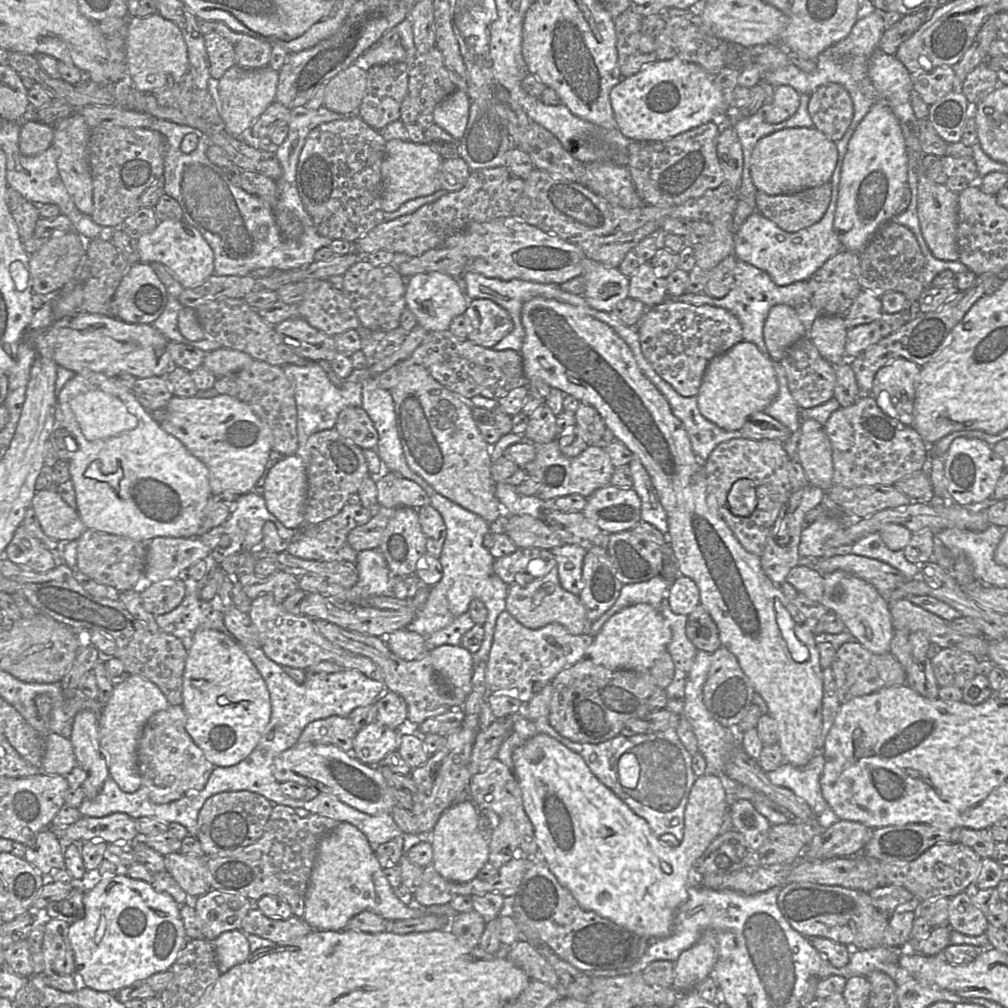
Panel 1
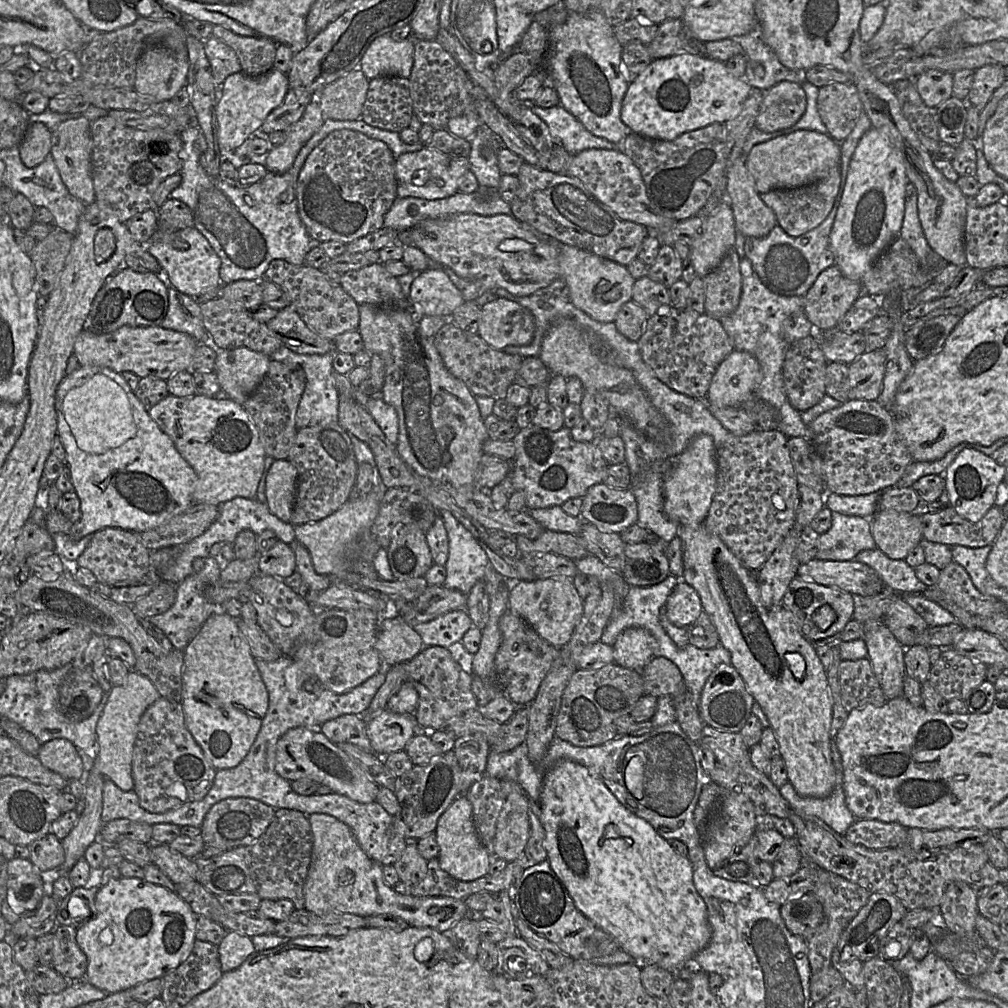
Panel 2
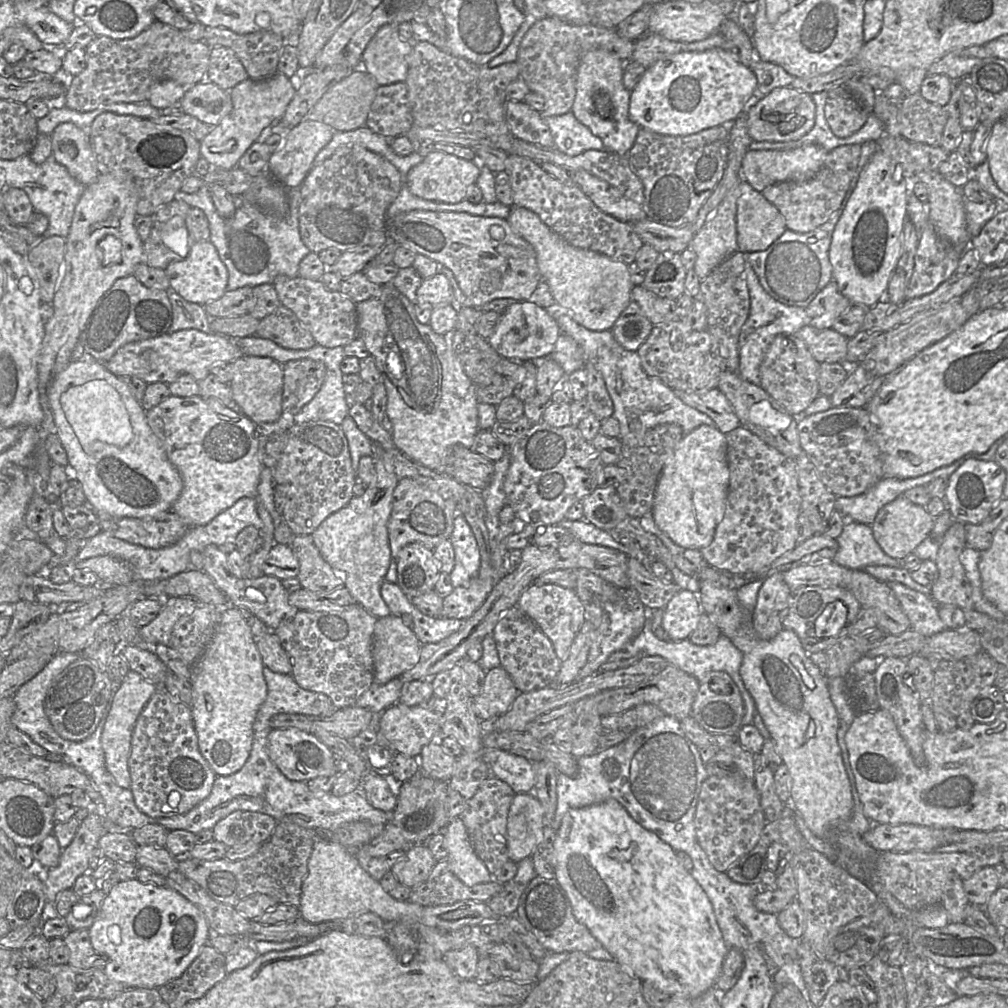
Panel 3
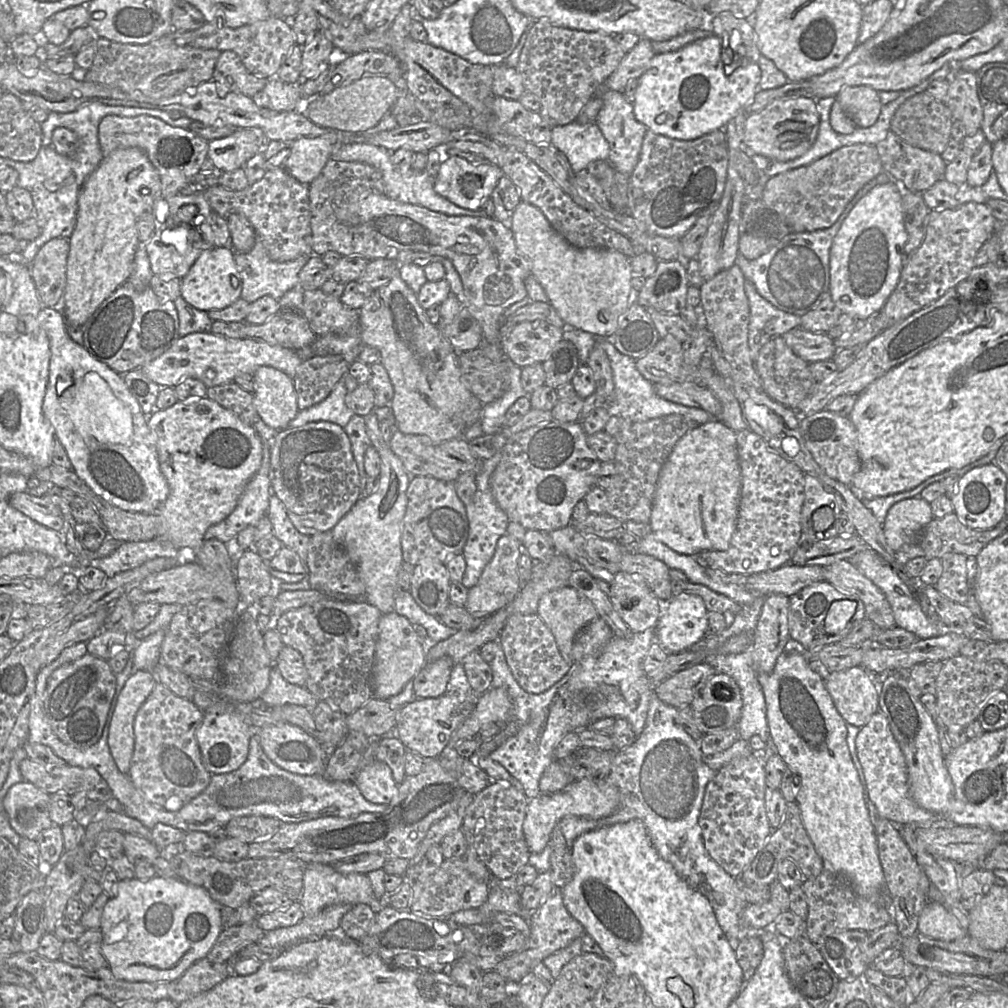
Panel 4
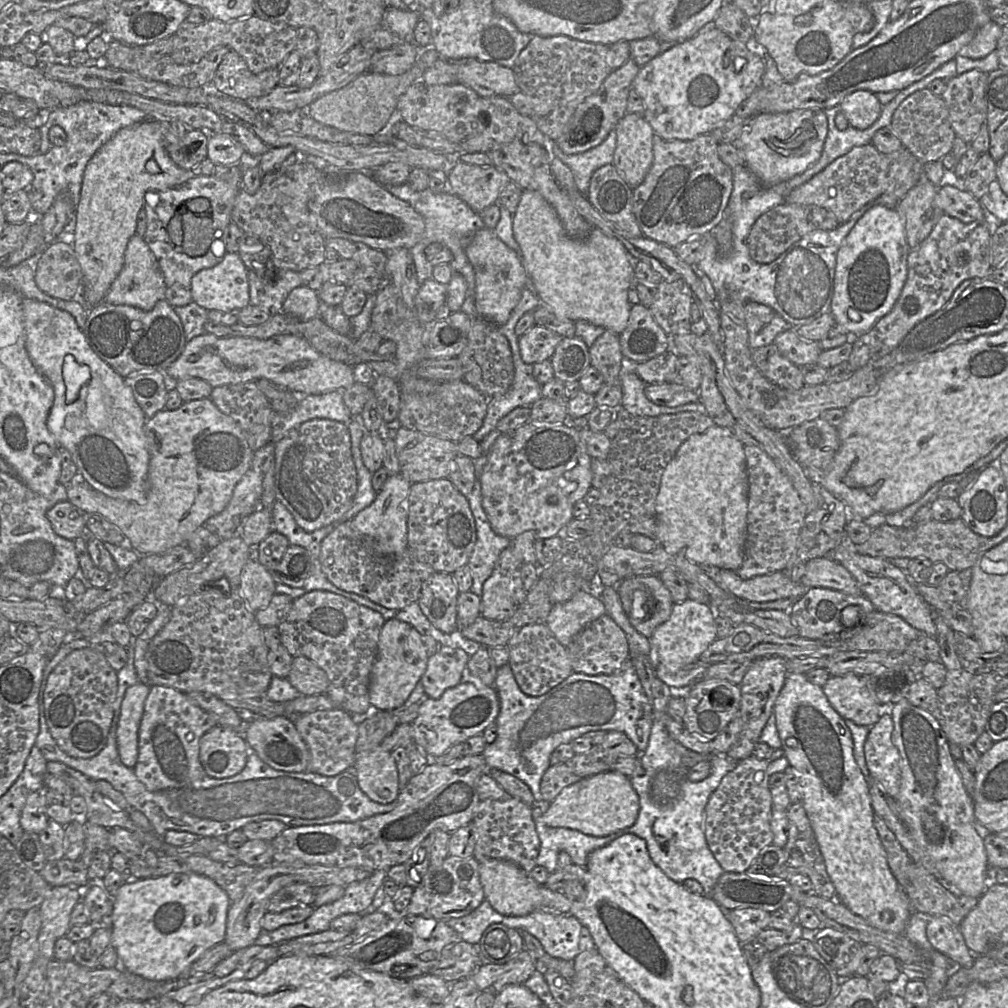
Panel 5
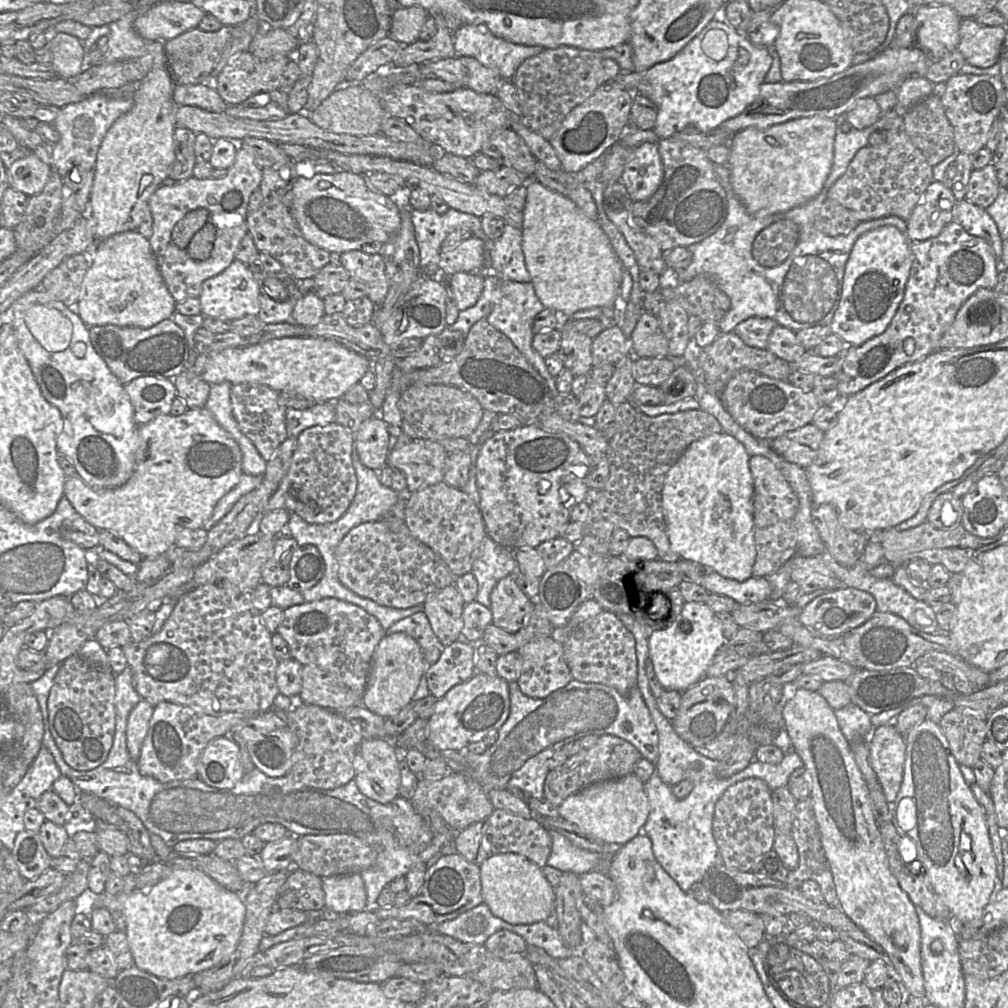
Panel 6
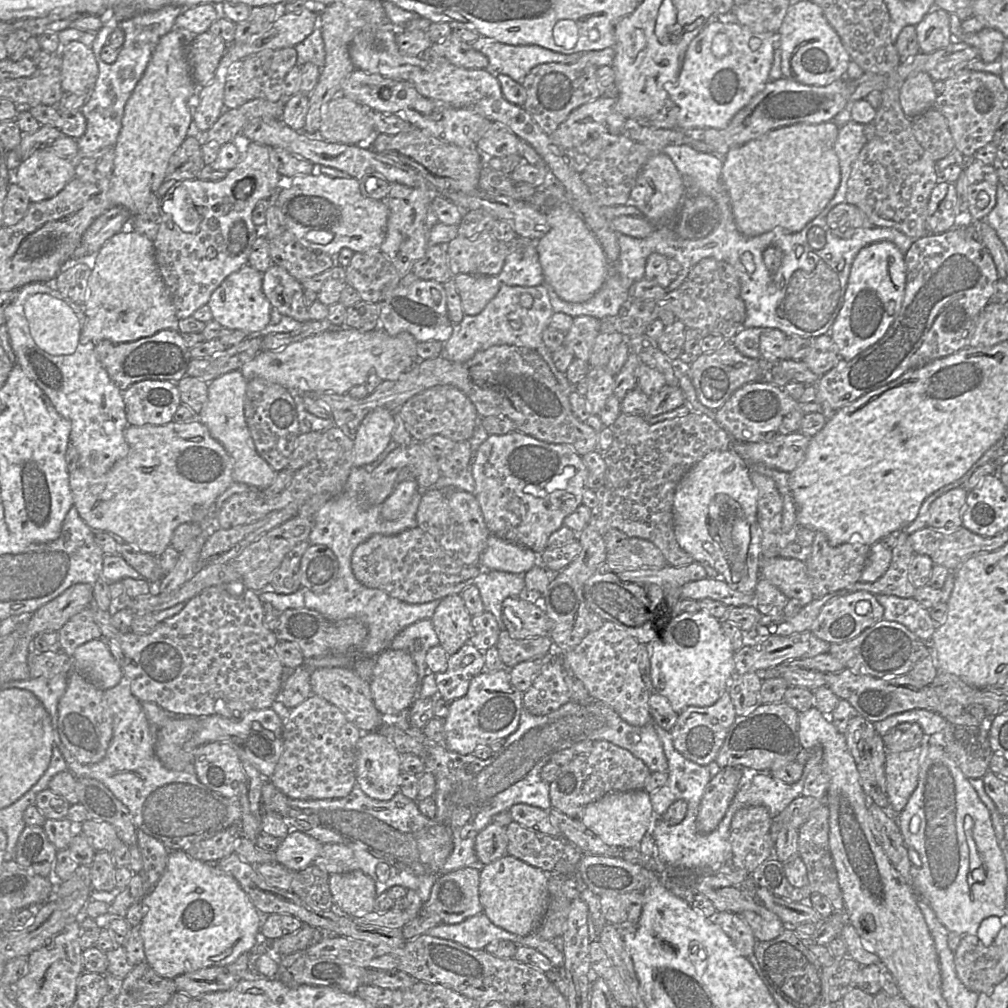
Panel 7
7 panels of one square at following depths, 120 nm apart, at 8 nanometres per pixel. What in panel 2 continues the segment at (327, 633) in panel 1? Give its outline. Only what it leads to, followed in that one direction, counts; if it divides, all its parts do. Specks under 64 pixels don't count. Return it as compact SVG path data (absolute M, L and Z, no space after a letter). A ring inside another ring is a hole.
M423 647L421 652L404 663L406 681L410 682L419 694L417 708L414 712L418 725L429 731L444 730L445 723L464 712L477 709L477 701L471 689L472 674L463 670L452 656L451 650L442 647Z

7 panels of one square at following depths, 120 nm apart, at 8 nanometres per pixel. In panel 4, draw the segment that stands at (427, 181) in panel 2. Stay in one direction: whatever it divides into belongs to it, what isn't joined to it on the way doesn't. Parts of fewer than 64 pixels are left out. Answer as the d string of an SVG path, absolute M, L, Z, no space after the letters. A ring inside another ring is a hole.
M444 156L435 176L434 190L459 207L480 210L482 201L490 197L503 175L500 167L488 162L473 164L459 156Z

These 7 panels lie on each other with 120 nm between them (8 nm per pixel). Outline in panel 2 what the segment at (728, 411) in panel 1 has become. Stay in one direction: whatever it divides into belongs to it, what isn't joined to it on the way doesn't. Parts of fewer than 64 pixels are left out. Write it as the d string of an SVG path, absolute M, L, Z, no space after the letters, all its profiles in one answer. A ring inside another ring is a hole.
M733 350L717 367L706 402L717 407L742 407L762 380L757 359L745 351Z

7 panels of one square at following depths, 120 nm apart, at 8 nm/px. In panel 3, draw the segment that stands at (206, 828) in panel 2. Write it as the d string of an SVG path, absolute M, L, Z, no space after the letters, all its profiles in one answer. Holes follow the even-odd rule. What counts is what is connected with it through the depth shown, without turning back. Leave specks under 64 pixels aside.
M236 810L216 823L213 840L227 847L247 842L264 843L273 833L277 820L254 811Z

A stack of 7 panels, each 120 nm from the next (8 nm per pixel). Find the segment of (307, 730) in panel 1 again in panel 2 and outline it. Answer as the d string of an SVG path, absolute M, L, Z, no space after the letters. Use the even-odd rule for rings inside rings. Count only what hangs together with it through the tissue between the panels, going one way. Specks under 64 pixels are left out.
M347 714L324 722L319 730L335 744L348 742L367 752L372 752L366 724L367 721L362 716Z

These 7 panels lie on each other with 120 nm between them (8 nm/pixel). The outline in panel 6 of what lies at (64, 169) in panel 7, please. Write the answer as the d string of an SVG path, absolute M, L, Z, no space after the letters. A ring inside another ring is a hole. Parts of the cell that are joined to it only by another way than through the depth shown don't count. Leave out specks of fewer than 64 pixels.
M34 152L16 160L7 169L9 187L23 192L28 197L39 194L51 174L51 166L43 162Z

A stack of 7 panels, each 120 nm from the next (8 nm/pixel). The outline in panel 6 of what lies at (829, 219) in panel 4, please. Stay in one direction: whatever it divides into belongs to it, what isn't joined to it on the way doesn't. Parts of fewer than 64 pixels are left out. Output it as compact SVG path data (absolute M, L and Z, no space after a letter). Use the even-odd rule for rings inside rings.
M898 111L887 129L885 142L860 148L845 173L829 189L827 199L853 211L860 222L886 216L897 216L907 221L933 180L932 166L910 140L902 113Z

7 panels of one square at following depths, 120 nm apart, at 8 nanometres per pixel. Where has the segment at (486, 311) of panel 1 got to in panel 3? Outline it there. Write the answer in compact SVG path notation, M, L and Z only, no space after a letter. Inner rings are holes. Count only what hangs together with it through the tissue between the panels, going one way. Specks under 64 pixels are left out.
M519 301L508 306L500 315L495 330L487 341L503 358L527 363L547 358L554 351L560 334L556 320L547 310L530 301Z

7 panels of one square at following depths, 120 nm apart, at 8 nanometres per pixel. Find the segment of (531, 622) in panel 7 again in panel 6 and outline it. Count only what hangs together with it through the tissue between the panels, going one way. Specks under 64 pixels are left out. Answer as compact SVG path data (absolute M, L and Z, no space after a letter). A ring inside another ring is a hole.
M516 575L500 579L490 594L492 623L507 632L520 630L529 620L535 599L530 599L517 585Z

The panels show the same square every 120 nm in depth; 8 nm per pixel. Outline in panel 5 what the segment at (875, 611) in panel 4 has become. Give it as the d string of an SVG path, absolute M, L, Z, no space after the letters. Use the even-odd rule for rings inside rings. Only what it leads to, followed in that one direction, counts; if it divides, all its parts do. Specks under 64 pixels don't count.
M817 557L805 564L801 583L807 588L821 587L863 596L856 580L839 562L829 557Z

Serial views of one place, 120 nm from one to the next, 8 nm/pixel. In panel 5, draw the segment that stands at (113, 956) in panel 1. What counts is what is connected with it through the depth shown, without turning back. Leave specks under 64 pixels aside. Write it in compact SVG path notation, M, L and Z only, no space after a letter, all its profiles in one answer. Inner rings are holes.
M173 873L124 883L114 899L112 944L125 970L151 981L173 981L205 952L224 942L230 900L212 879L194 873Z

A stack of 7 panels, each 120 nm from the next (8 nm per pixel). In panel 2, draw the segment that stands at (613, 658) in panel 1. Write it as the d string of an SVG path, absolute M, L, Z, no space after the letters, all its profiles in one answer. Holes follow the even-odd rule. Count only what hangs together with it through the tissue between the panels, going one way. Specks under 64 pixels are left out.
M631 627L618 635L612 647L615 664L642 671L654 658L658 643L648 630Z

